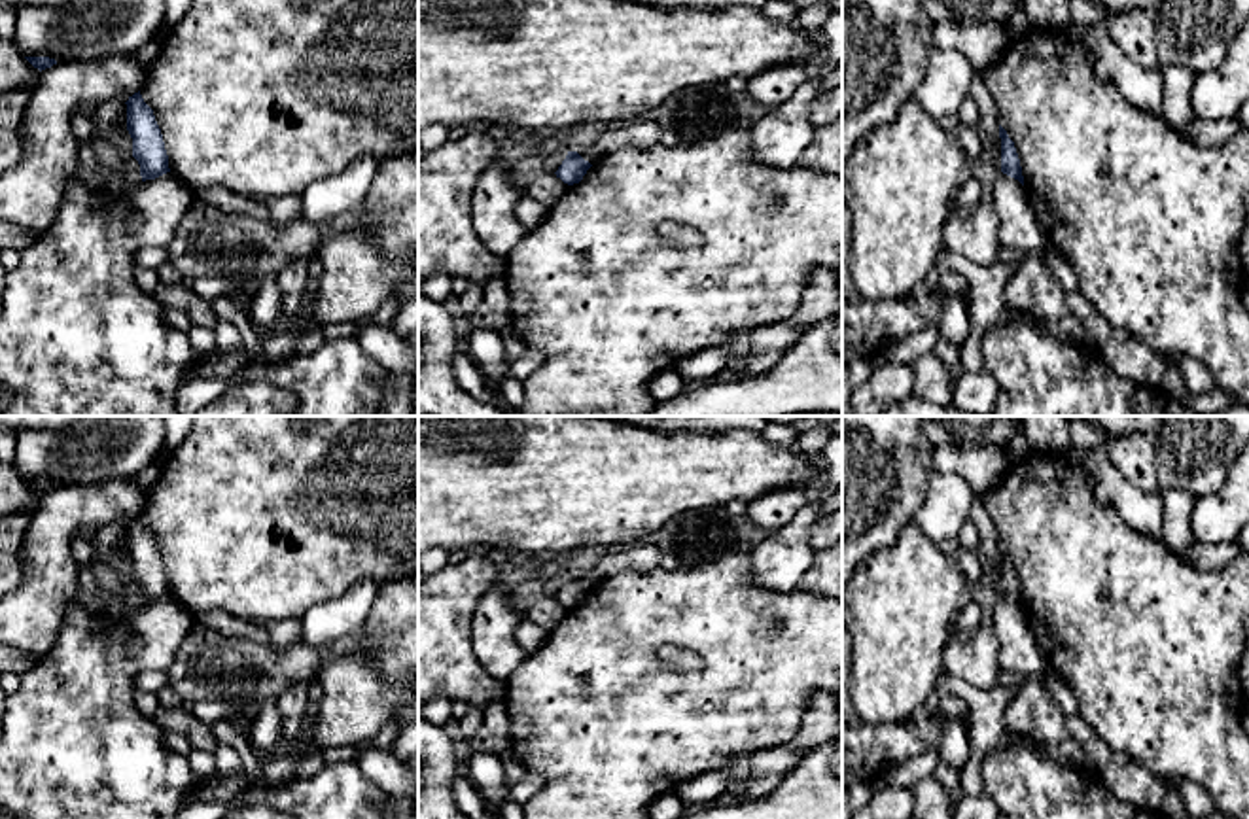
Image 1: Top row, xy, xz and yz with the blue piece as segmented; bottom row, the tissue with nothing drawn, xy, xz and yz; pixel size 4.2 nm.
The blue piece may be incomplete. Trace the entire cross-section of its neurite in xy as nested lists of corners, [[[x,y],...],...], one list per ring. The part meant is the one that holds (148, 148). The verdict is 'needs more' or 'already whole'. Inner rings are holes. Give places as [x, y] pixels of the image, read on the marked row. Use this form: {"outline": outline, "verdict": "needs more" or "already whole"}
{"outline": [[[140,91],[129,96],[125,104],[127,131],[132,138],[132,157],[140,165],[142,182],[170,172],[168,155],[153,110],[144,102]]], "verdict": "already whole"}

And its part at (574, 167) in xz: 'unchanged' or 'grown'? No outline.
unchanged

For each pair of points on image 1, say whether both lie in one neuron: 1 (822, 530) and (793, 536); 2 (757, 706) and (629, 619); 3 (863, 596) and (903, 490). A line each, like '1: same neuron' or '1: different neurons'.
1: different neurons
2: same neuron
3: different neurons

